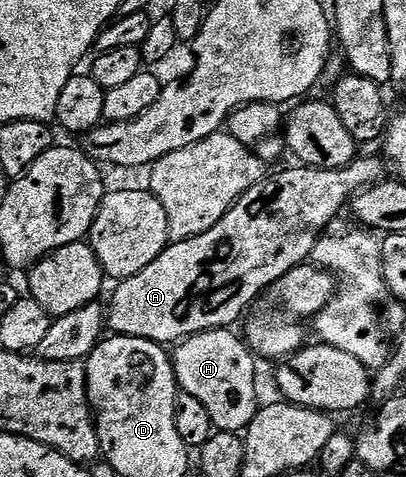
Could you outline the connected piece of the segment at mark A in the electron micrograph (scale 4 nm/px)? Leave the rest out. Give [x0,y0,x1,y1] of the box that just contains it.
[107,156,387,344]

